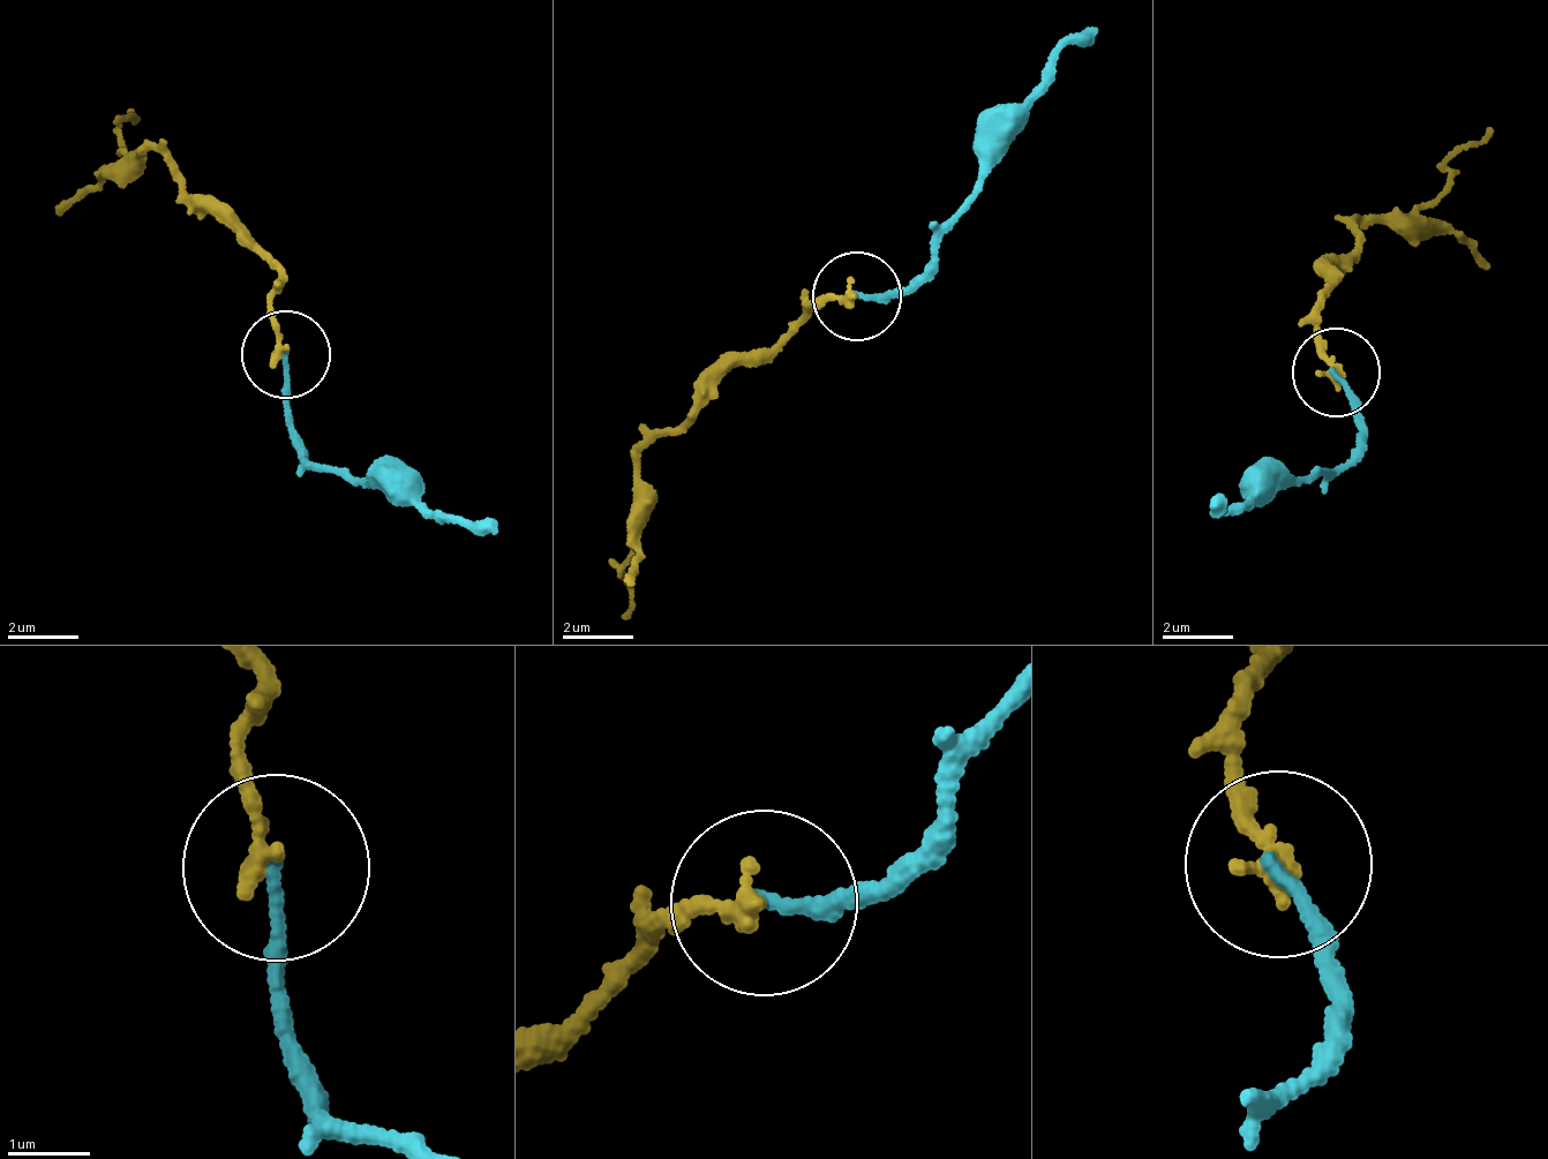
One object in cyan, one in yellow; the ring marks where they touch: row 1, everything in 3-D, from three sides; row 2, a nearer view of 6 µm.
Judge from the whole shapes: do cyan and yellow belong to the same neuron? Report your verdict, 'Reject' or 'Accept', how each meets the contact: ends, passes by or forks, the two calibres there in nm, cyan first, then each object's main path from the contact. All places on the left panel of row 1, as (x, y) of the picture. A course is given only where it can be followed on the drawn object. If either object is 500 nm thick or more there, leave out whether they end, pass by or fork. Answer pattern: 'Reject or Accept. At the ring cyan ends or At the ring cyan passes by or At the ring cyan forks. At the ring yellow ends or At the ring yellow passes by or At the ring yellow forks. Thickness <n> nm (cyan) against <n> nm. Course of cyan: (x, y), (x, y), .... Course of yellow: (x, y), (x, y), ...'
Reject. At the ring cyan ends. At the ring yellow ends. Thickness 160 nm (cyan) against 240 nm. Course of cyan: (288, 355), (294, 445), (359, 481), (390, 487), (496, 529). Course of yellow: (282, 354), (270, 299), (273, 250), (193, 195), (148, 144), (120, 151), (127, 110)

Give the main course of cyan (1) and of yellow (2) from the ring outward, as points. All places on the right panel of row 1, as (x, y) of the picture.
1: (1335, 373), (1359, 448), (1305, 479), (1212, 505)
2: (1330, 376), (1314, 335), (1325, 279), (1364, 216), (1410, 212), (1485, 133)

